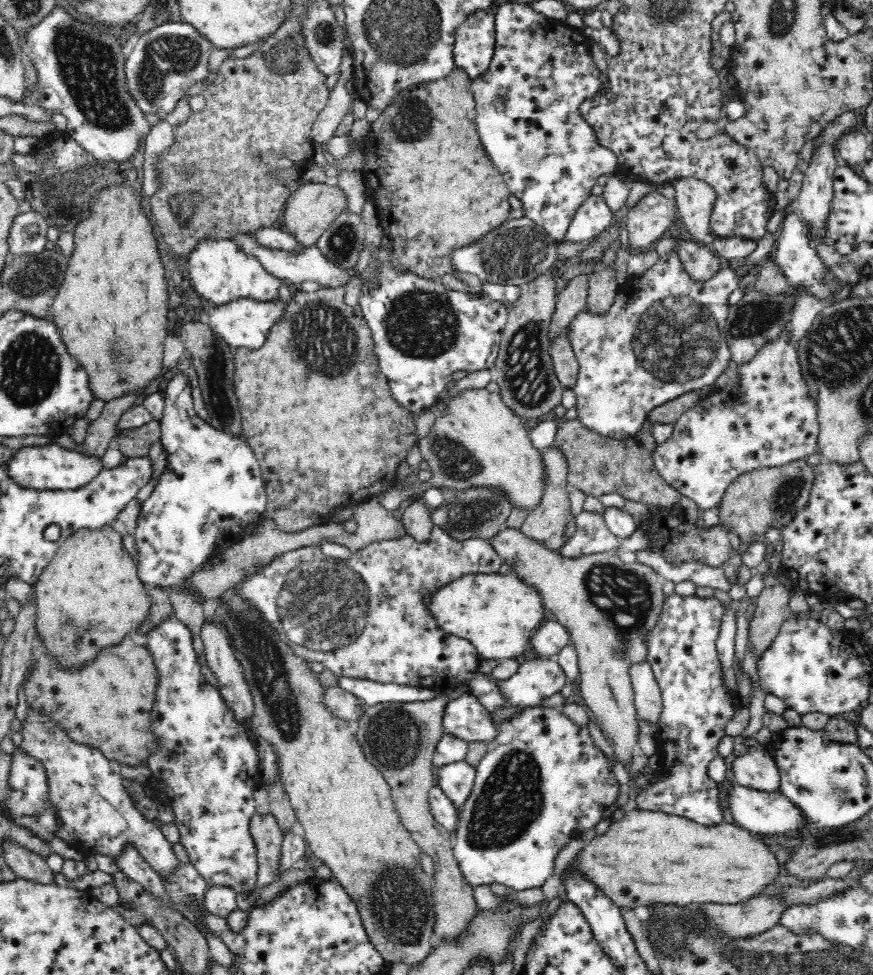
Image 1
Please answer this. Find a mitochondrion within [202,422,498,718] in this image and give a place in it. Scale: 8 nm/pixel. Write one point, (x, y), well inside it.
(326, 609)

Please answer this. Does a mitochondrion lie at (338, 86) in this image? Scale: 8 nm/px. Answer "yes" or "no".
no

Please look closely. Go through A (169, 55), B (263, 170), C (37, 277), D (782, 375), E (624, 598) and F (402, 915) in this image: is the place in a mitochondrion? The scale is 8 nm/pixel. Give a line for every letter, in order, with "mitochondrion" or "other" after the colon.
A: mitochondrion
B: other
C: mitochondrion
D: mitochondrion
E: mitochondrion
F: mitochondrion

